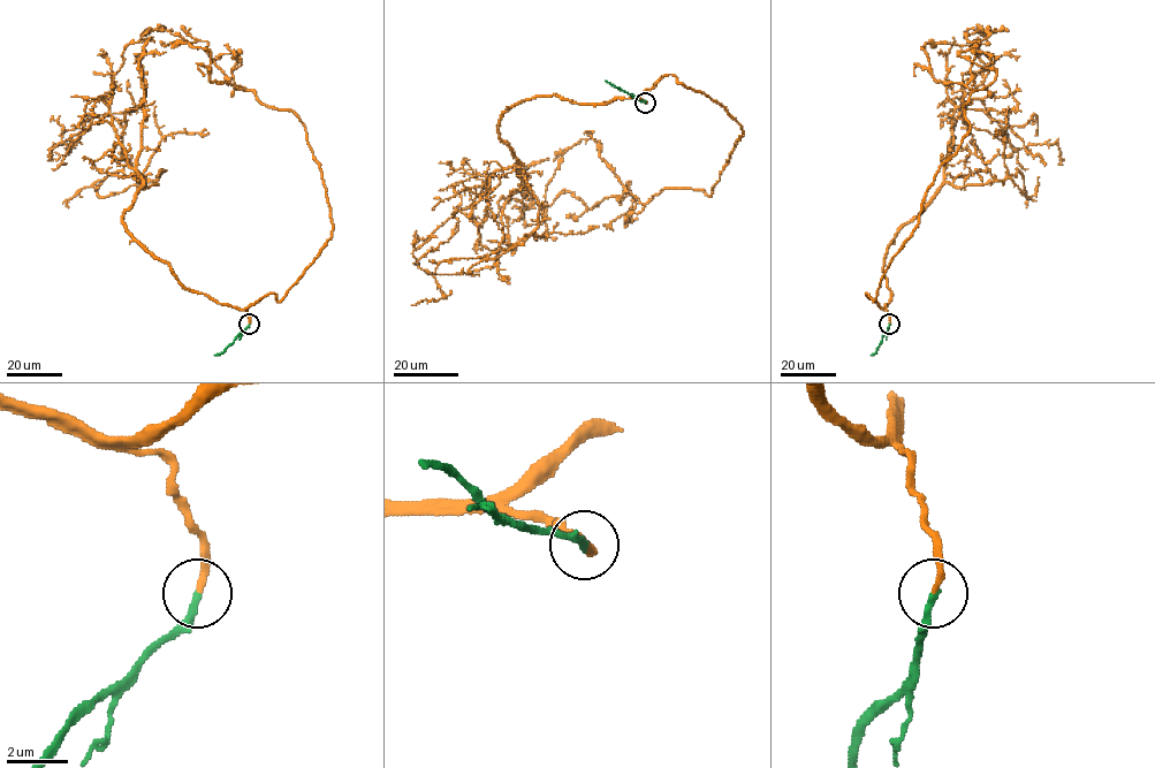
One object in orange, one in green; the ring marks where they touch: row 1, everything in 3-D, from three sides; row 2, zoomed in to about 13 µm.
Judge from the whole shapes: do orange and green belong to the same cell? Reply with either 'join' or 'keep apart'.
join

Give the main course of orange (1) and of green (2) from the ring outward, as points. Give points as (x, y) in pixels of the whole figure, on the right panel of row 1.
1: (889, 324), (866, 294), (874, 301), (969, 131), (975, 90), (937, 82), (921, 47), (990, 44)
2: (889, 324), (871, 355)

